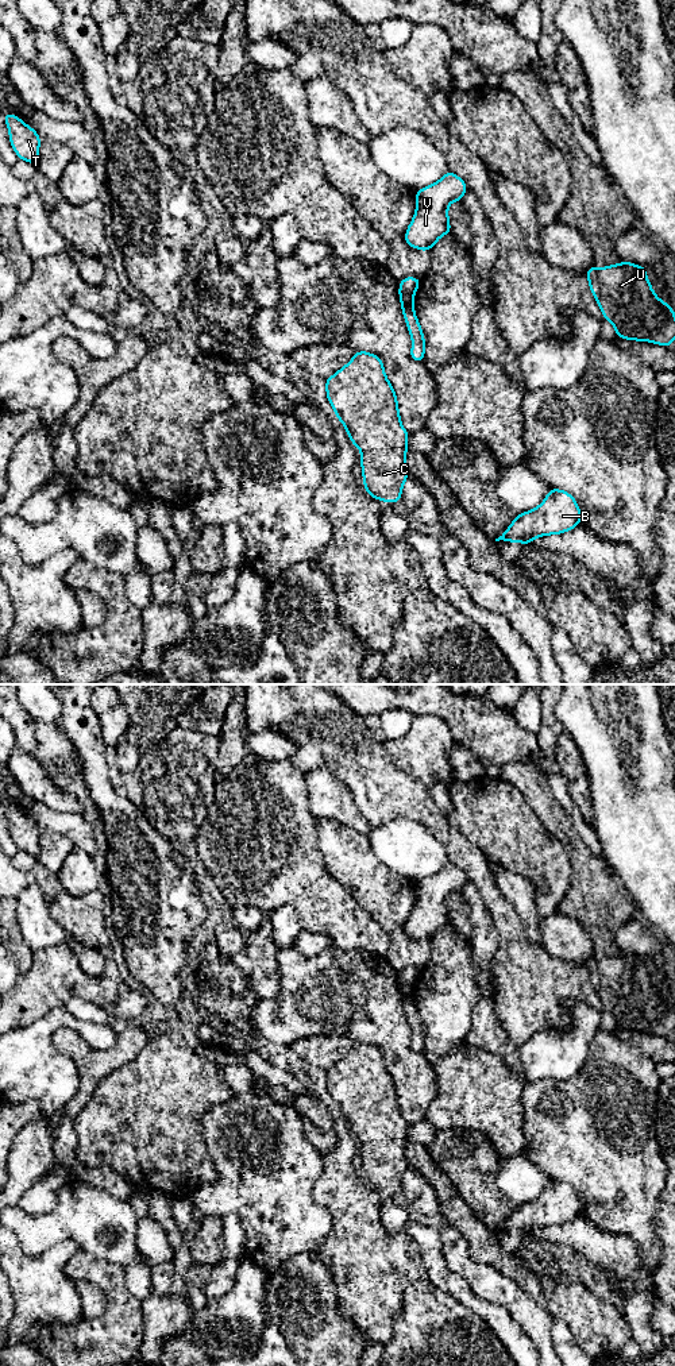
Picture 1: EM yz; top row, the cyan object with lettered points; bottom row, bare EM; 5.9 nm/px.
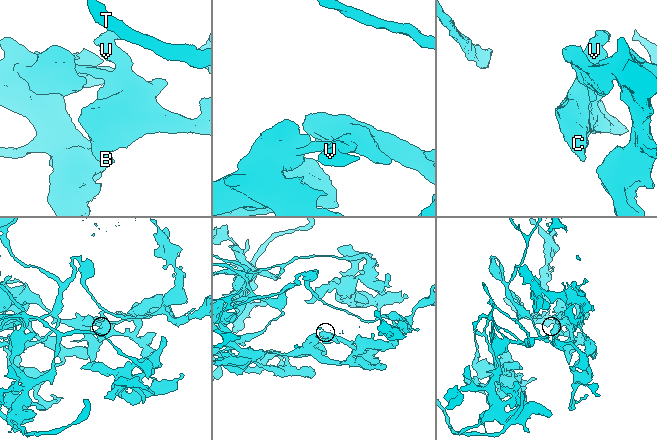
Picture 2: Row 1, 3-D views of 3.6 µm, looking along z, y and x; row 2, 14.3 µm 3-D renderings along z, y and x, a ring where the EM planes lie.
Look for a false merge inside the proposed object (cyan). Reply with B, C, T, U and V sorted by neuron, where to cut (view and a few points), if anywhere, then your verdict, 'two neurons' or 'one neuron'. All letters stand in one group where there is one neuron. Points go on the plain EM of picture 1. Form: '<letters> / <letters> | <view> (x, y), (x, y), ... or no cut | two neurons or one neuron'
B / C T U V | yz (400, 980), (412, 990) | two neurons

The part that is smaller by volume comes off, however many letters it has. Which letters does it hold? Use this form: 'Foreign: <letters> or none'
Foreign: B

